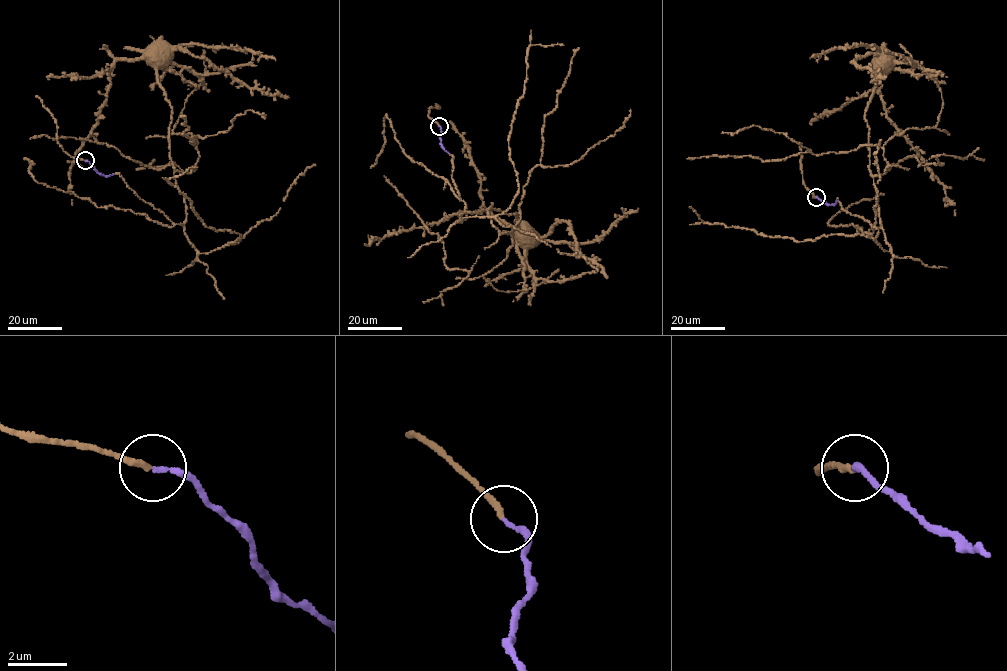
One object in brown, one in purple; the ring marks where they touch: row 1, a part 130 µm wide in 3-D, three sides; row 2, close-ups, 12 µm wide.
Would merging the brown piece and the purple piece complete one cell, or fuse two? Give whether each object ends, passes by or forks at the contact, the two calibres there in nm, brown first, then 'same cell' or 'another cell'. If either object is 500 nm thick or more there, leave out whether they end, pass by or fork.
brown ends there; purple ends there; 200 nm thick on the brown side, 160 nm on the other; same cell

